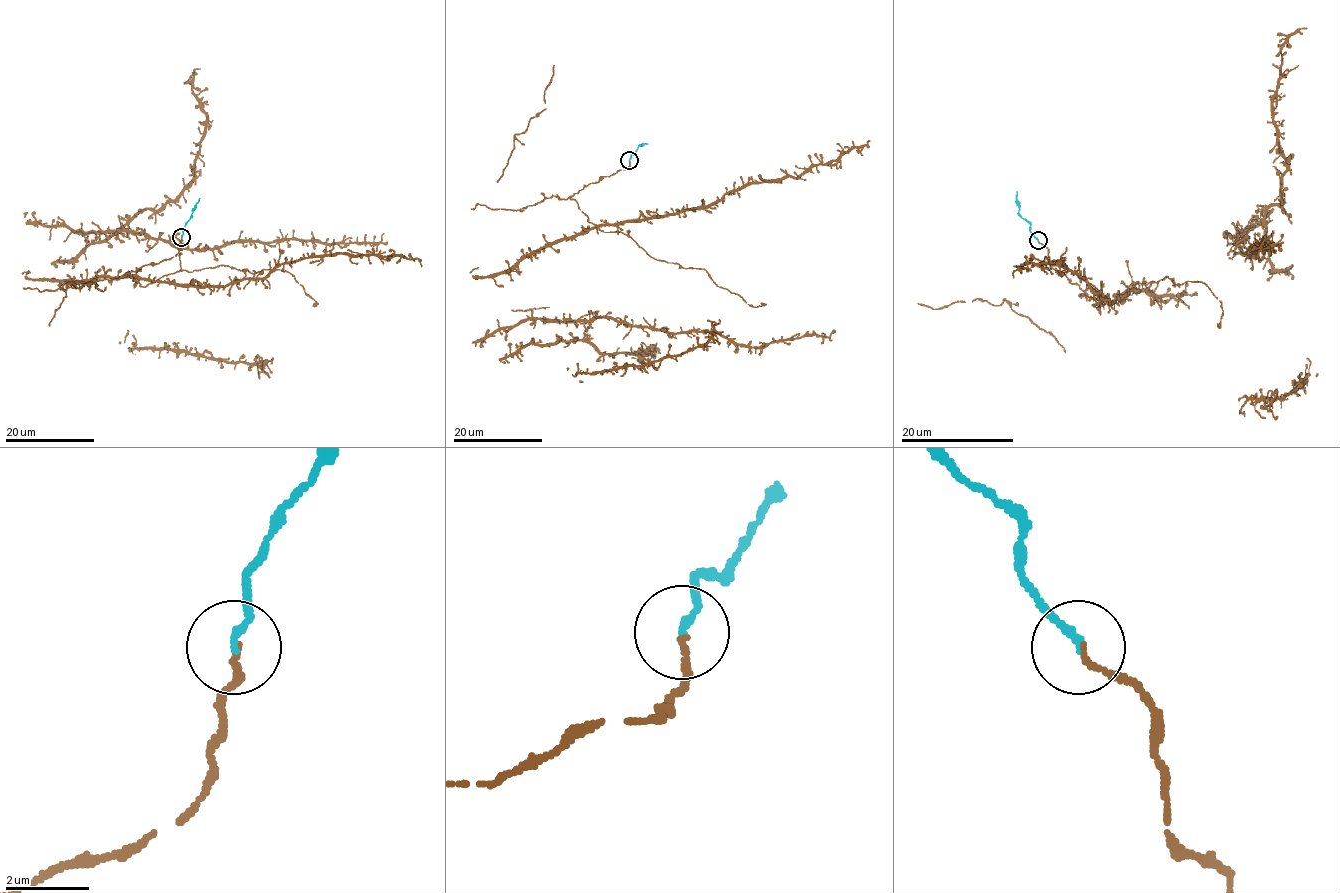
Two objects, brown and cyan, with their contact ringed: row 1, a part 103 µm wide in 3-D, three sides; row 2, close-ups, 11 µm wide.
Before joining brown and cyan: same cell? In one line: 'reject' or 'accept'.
accept

